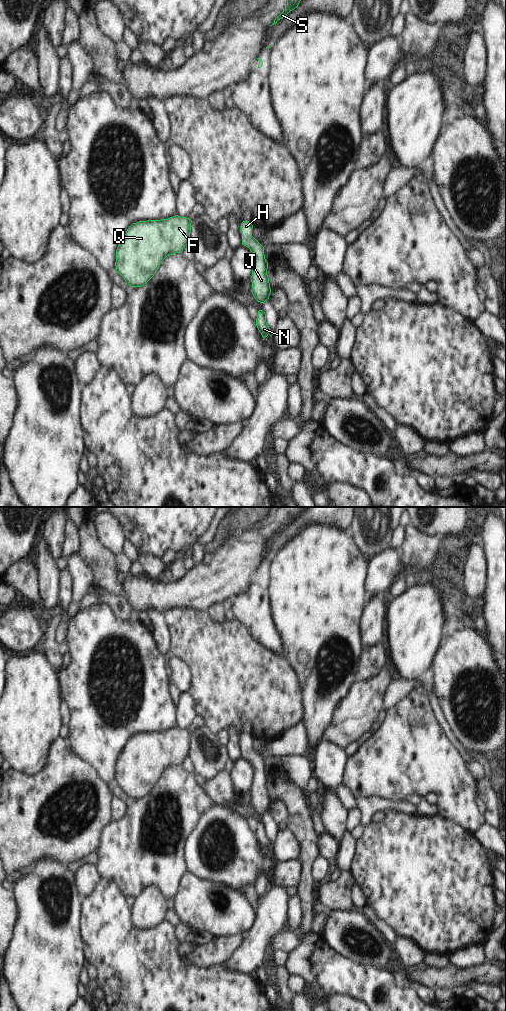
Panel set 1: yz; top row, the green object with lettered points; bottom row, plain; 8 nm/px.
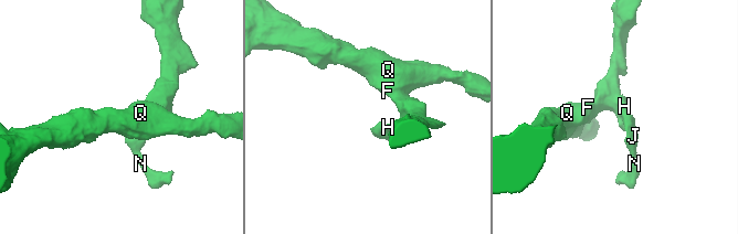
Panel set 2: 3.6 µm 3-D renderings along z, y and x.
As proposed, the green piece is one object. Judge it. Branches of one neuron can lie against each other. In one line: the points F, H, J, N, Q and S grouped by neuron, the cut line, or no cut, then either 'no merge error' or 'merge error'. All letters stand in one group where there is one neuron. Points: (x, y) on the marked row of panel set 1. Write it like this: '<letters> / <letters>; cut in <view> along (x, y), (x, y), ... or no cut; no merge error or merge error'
F H J N Q S; no cut; no merge error

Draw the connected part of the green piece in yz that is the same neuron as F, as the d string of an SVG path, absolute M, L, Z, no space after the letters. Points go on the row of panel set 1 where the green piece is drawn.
M175 215L168 219L147 220L133 223L126 231L116 250L116 270L131 287L144 286L169 255L181 253L189 244L192 221Z

